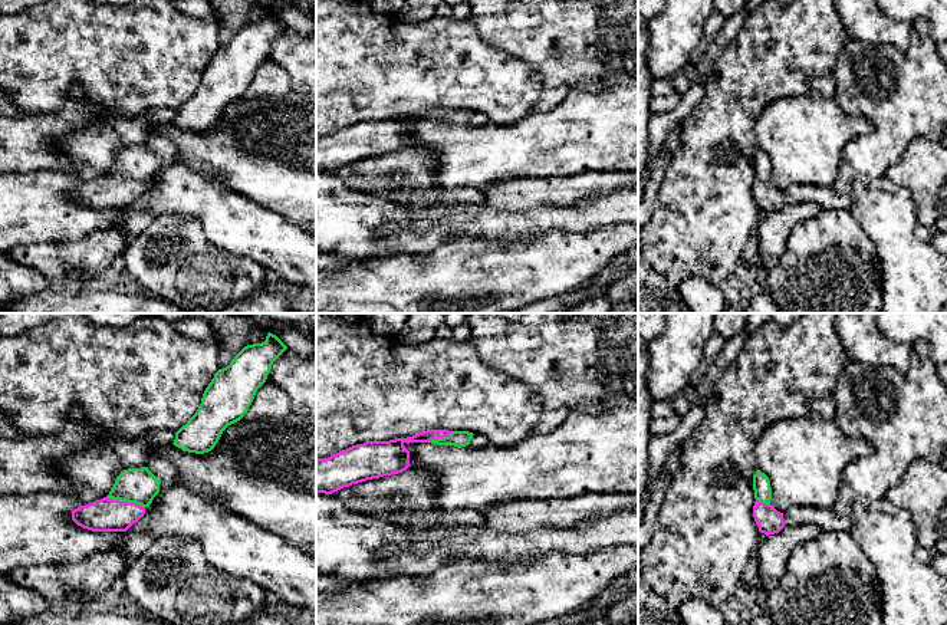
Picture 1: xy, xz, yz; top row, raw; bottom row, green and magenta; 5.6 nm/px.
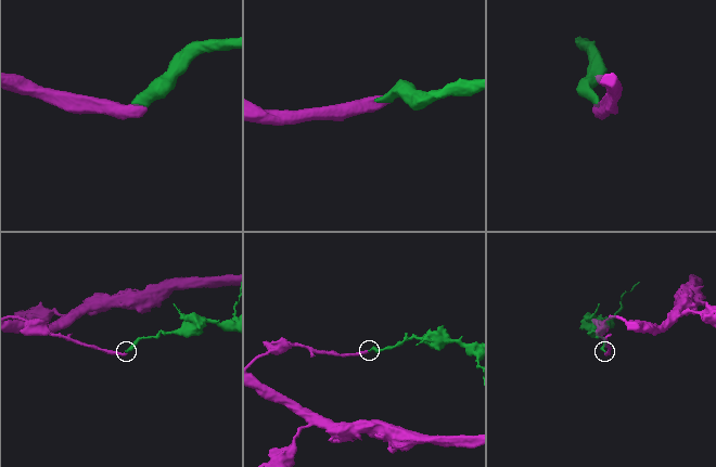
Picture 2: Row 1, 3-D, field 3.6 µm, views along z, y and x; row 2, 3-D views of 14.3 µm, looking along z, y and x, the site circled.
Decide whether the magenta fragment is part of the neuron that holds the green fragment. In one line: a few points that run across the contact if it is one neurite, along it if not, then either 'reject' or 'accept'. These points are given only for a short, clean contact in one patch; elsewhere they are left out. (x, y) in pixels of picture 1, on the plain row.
line xy (140, 164), (125, 178), (112, 191), (107, 193); accept

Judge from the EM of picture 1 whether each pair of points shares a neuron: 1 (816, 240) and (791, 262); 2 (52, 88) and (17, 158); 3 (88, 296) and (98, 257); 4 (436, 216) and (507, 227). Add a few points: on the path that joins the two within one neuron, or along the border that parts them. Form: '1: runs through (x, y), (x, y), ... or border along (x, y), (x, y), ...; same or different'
1: border along (786, 250), (796, 259), (796, 273), (818, 282); different
2: border along (68, 95), (53, 112), (25, 112), (15, 104); different
3: border along (88, 285), (76, 292), (59, 292), (55, 289); different
4: border along (451, 207), (440, 223), (453, 227), (462, 236); different

